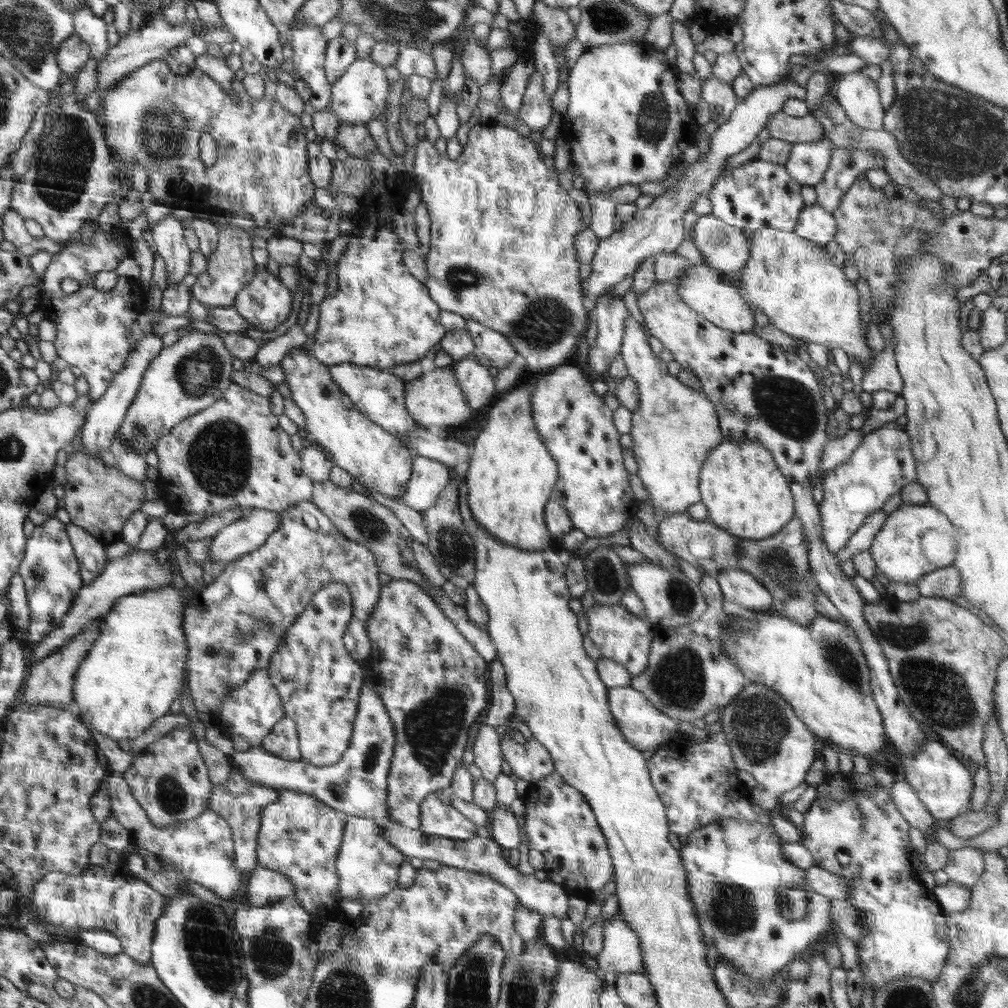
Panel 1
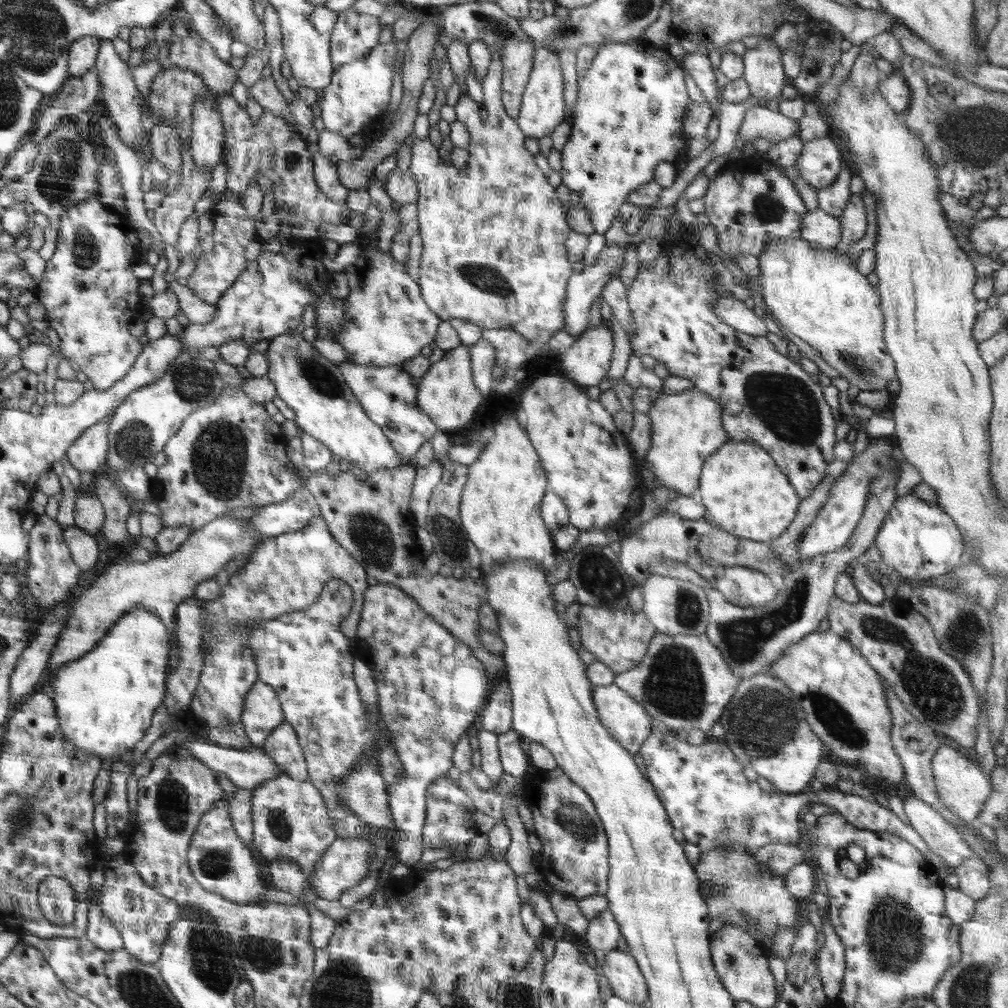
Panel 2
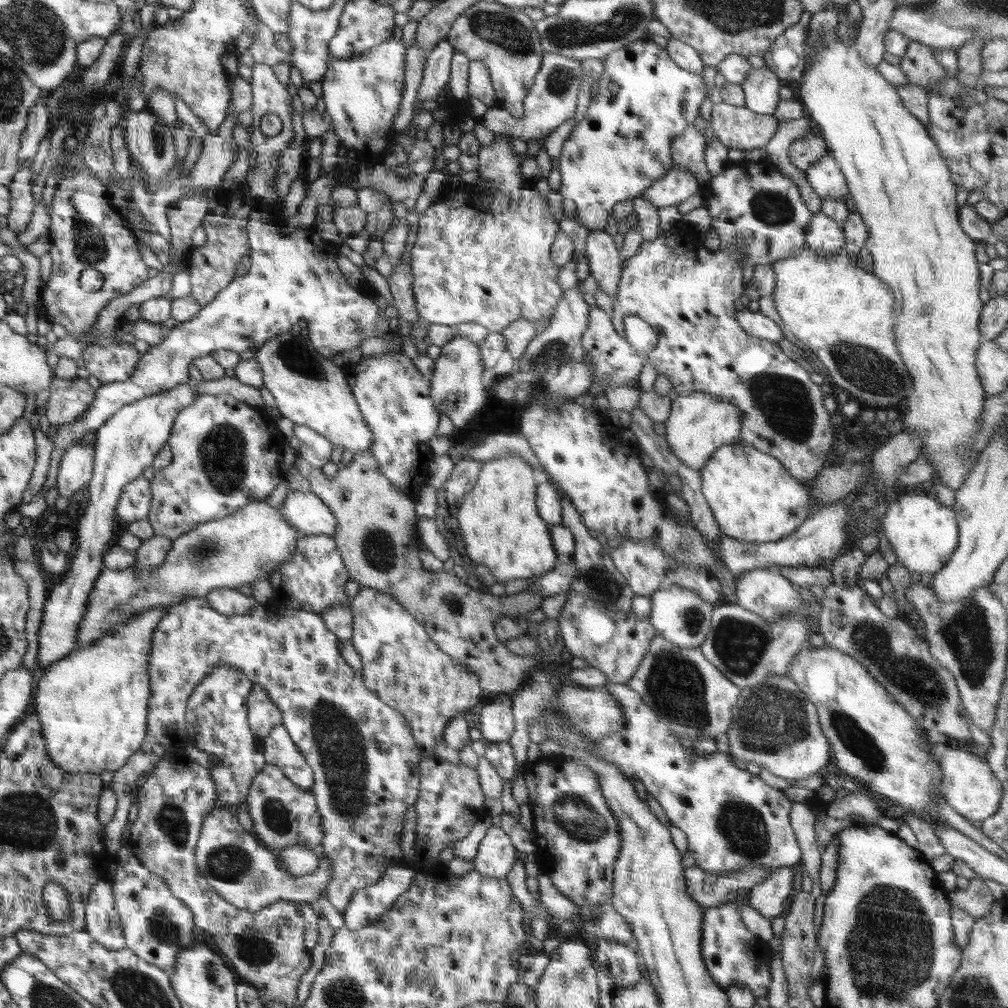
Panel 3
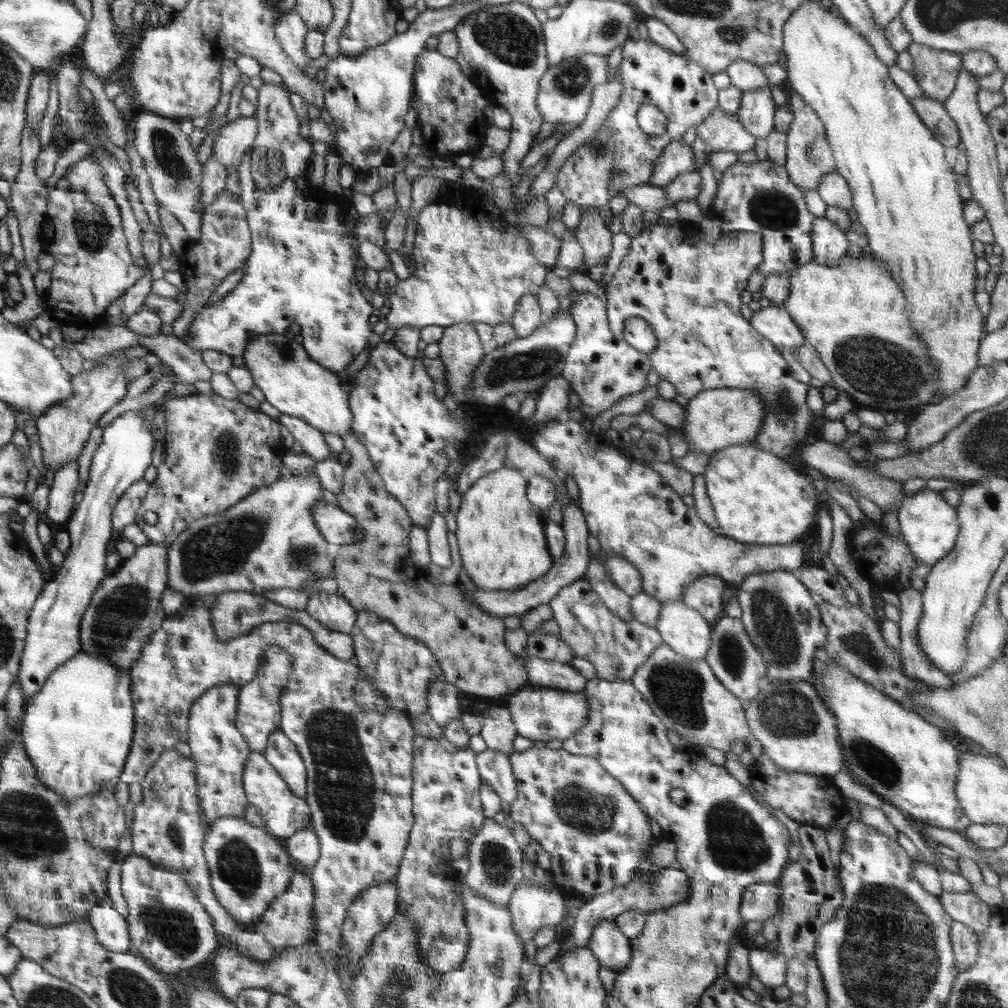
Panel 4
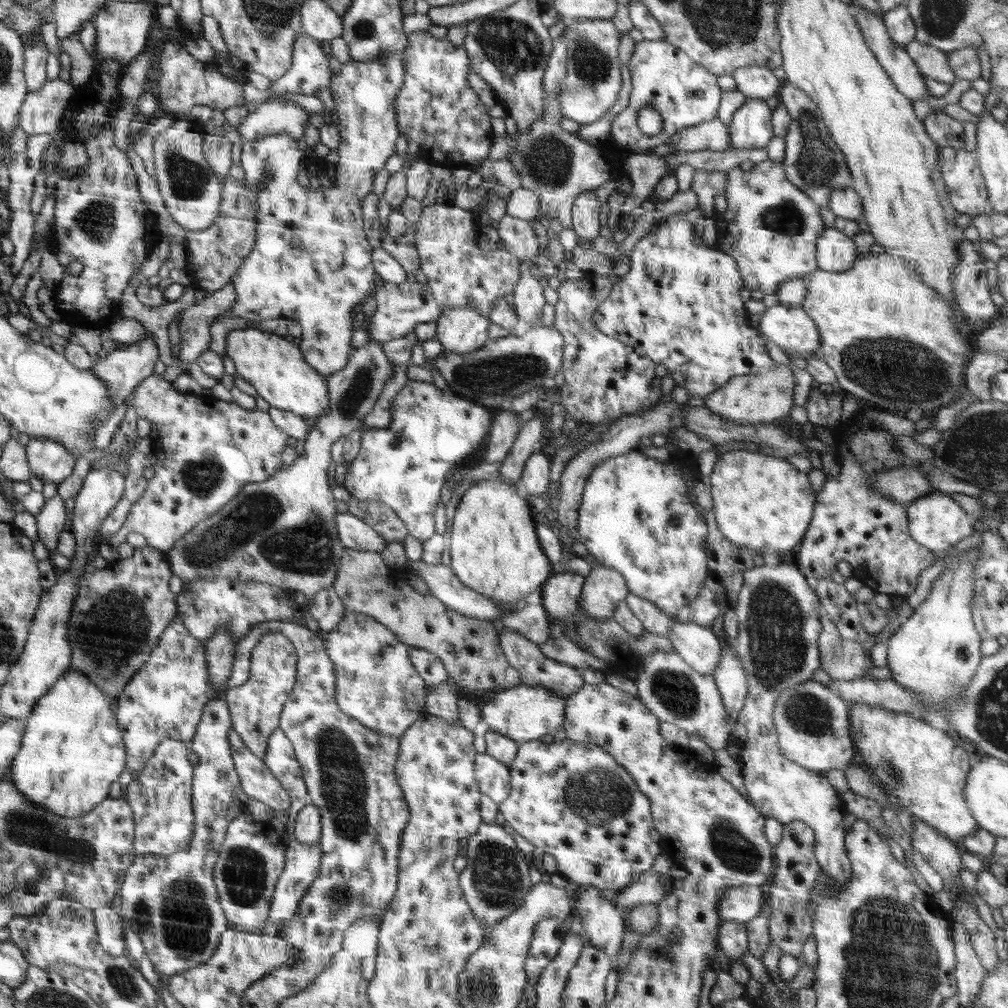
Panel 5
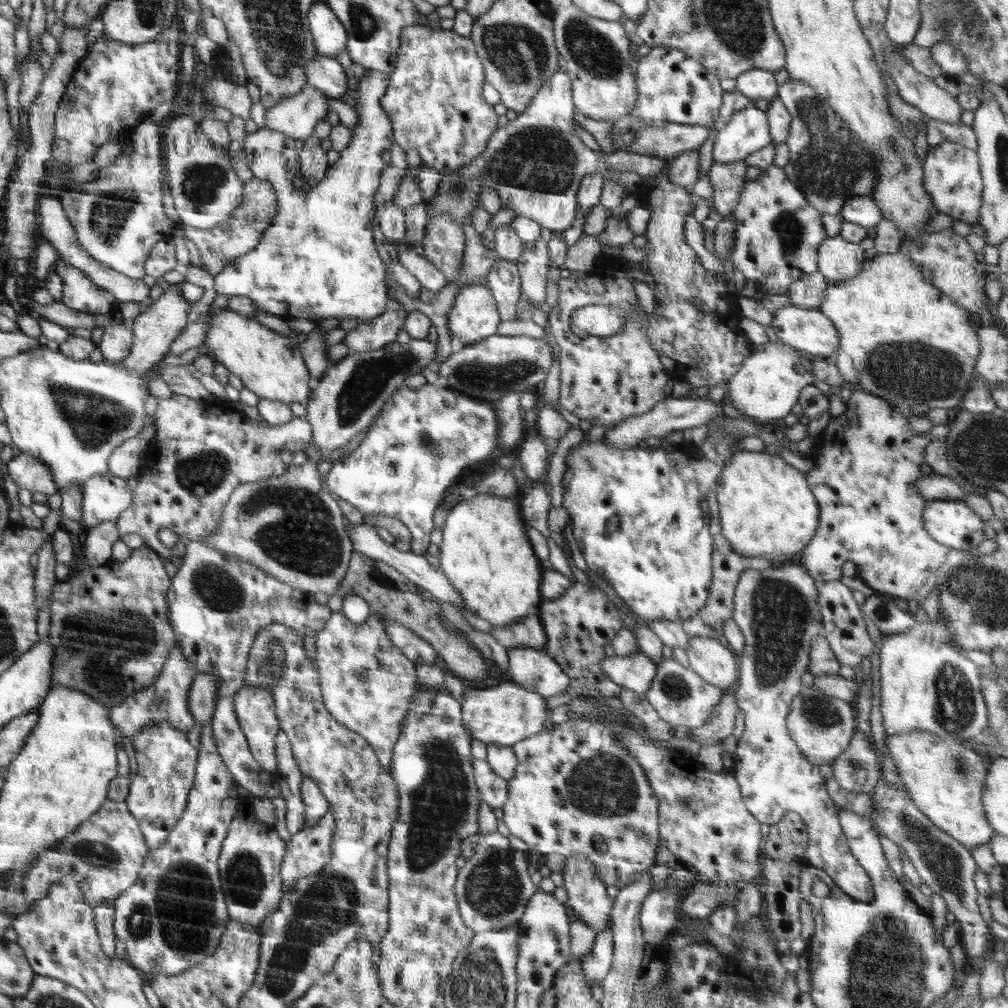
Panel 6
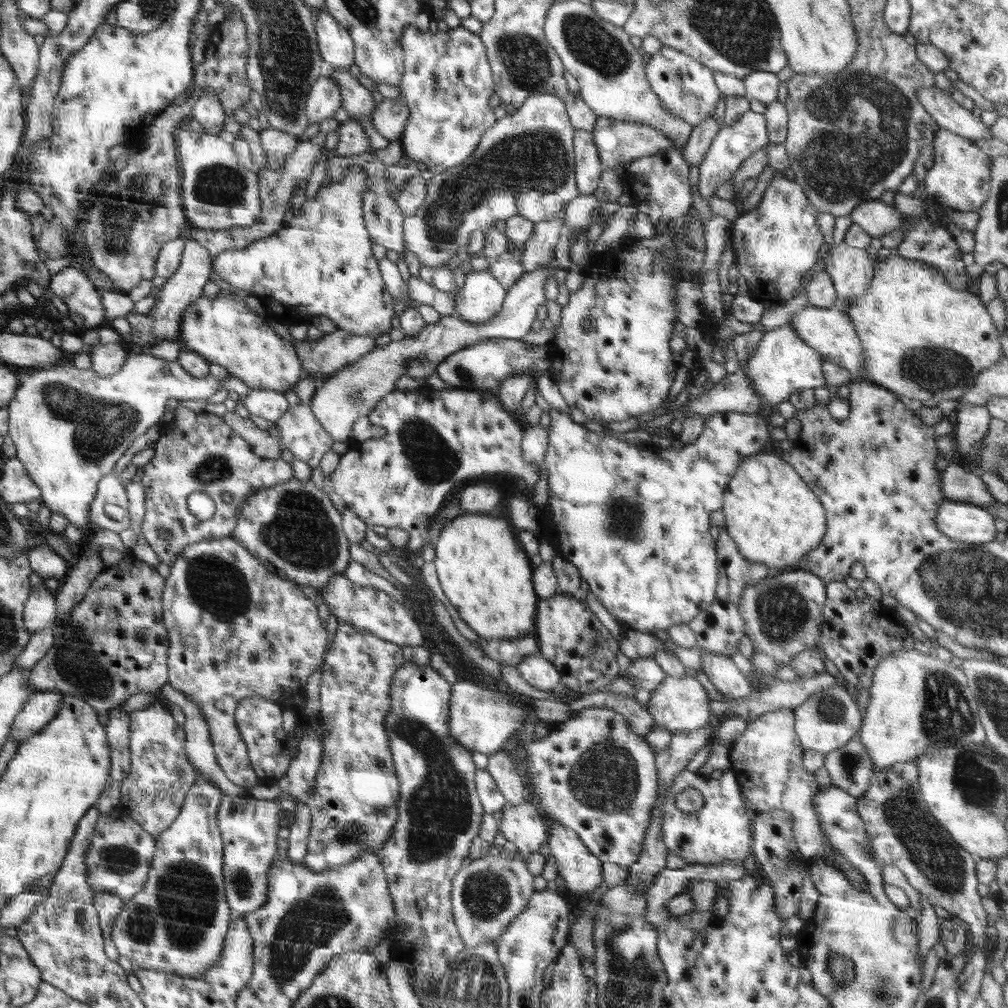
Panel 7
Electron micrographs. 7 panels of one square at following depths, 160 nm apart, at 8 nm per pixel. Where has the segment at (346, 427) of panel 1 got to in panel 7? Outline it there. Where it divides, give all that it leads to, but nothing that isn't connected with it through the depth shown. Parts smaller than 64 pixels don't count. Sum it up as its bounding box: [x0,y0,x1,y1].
[179,293,302,393]

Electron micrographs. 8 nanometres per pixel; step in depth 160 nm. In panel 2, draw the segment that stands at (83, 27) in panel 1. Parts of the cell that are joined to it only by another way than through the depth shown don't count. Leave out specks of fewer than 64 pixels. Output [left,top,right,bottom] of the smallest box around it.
[94,36,153,160]

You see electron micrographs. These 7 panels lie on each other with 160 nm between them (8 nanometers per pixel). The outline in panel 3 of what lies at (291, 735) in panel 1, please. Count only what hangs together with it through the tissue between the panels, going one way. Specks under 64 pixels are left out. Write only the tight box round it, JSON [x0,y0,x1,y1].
[261,724,313,789]

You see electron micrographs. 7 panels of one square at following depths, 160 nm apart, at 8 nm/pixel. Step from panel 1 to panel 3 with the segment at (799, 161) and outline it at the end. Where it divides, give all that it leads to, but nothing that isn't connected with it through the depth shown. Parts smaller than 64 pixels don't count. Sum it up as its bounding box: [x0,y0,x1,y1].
[806,152,849,198]

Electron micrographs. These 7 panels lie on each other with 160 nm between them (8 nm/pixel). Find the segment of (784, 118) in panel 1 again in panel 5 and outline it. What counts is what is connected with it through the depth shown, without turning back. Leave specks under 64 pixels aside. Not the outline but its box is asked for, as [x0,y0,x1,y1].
[665,118,732,152]

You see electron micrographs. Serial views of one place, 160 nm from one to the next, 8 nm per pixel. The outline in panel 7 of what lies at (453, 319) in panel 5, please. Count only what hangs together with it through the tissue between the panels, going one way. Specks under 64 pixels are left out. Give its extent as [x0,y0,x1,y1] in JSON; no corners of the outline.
[456,269,506,326]

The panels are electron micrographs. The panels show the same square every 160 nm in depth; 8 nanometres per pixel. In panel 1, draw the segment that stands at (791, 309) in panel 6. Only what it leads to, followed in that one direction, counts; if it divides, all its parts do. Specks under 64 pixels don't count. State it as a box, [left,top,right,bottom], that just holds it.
[678,265,756,333]

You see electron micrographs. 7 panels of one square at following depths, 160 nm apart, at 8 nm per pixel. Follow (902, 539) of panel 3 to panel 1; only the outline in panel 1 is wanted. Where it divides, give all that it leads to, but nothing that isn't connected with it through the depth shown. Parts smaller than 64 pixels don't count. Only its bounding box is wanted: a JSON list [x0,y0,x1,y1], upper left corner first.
[869,504,958,584]

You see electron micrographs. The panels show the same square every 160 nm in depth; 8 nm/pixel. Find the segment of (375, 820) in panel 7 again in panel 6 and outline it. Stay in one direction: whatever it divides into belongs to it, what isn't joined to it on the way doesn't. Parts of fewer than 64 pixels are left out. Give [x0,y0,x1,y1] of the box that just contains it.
[280,610,420,895]

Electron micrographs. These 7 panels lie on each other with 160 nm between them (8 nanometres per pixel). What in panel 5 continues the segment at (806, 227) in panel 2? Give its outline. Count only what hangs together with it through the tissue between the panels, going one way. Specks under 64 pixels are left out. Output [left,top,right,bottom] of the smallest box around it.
[817,227,858,272]

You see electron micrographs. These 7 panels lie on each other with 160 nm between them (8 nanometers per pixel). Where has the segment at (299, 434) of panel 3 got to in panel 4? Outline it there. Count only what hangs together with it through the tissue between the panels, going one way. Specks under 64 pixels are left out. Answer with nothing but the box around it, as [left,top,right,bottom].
[277,413,331,462]

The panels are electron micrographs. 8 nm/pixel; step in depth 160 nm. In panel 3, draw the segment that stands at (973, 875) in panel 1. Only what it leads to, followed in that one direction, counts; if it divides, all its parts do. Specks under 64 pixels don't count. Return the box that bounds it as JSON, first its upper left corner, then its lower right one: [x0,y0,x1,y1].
[947,878,995,920]

